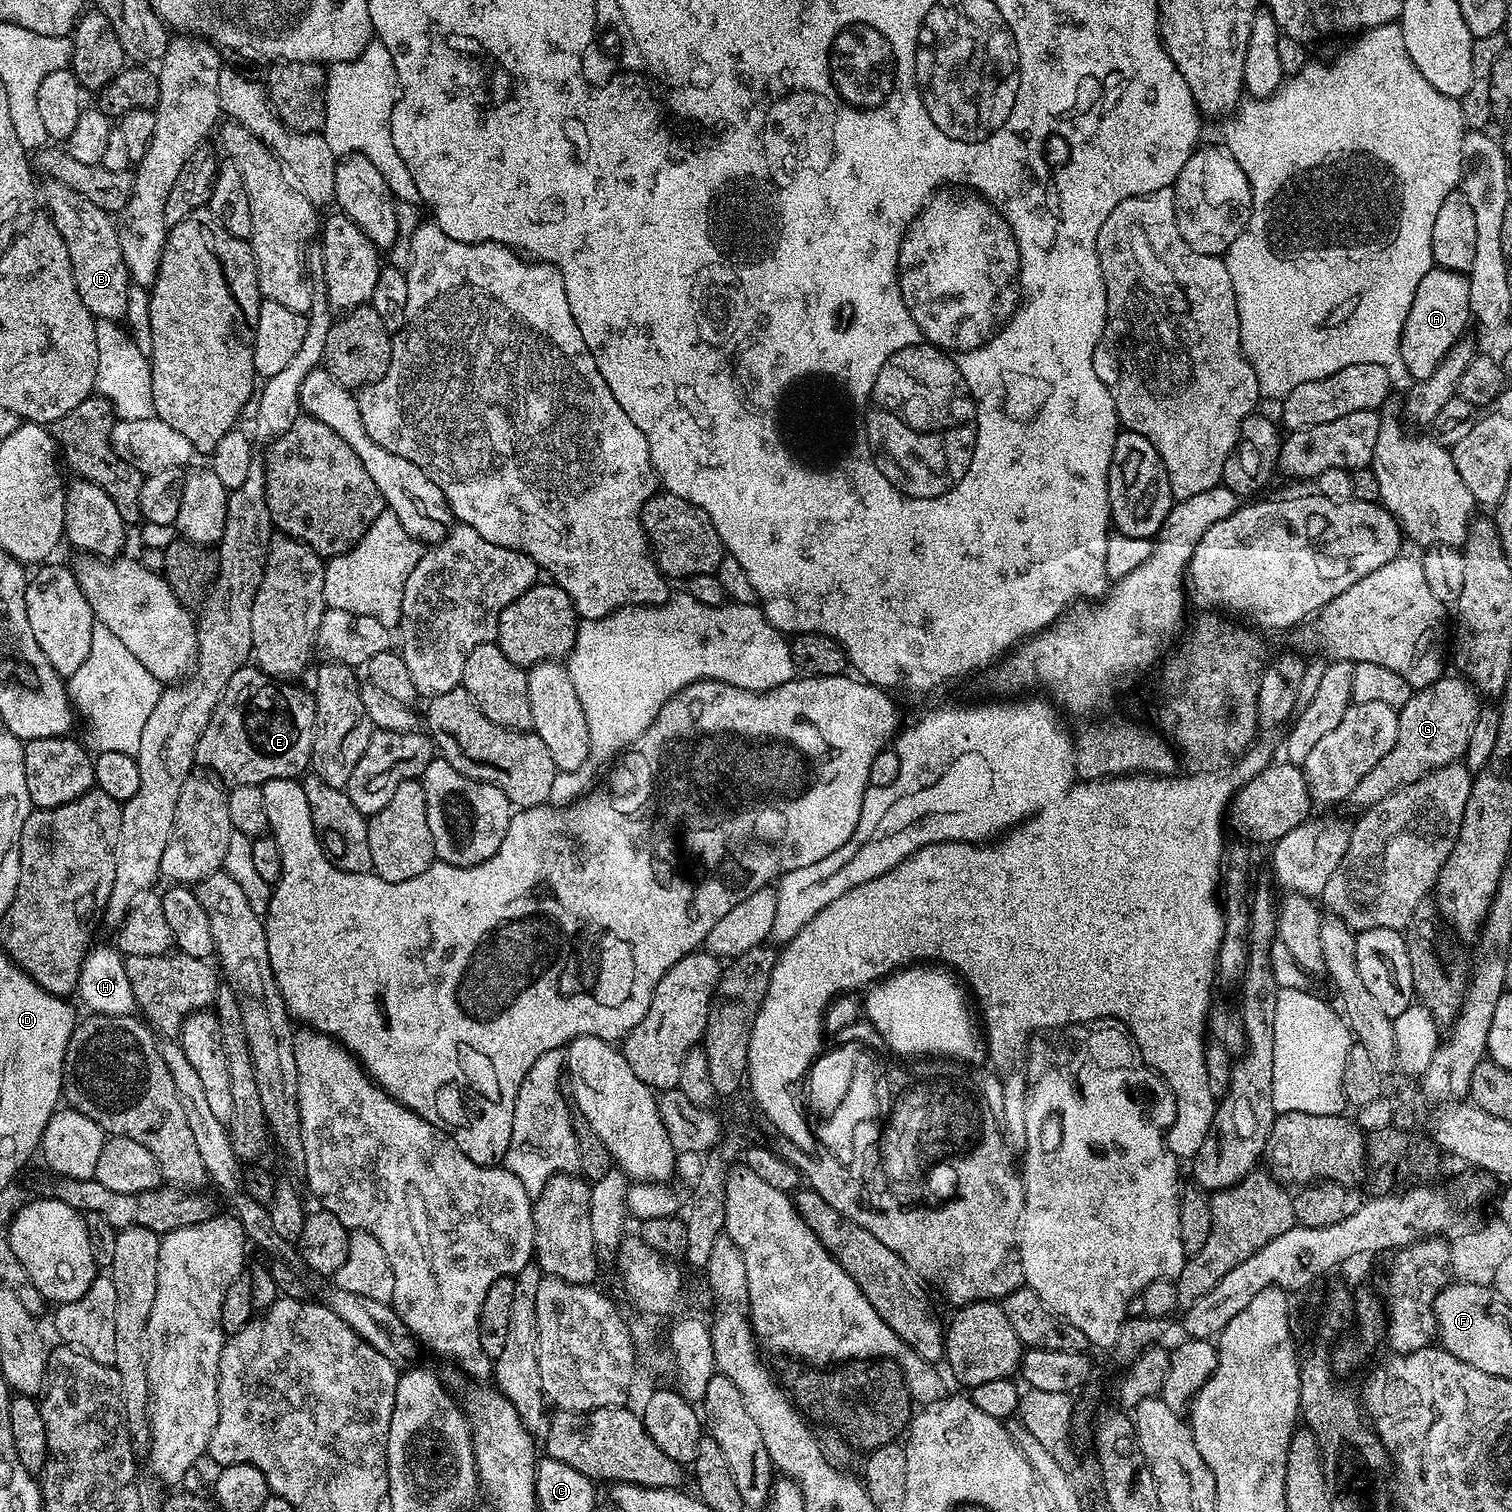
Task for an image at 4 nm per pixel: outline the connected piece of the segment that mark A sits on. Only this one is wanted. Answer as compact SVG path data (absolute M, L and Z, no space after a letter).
M1434 266L1422 282L1418 282L1418 294L1414 294L1414 302L1410 302L1410 314L1406 314L1406 326L1400 339L1399 363L1404 364L1413 381L1429 378L1438 369L1447 352L1465 335L1467 324L1470 324L1467 275Z

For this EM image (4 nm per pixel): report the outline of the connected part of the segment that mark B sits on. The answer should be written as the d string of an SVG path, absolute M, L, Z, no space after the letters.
M45 179L42 200L52 225L60 231L64 245L70 254L72 277L84 308L90 310L96 320L123 321L127 314L127 294L130 287L128 267L122 258L122 246L118 242L117 225L109 213L94 202L82 200L80 195L62 186L57 180Z

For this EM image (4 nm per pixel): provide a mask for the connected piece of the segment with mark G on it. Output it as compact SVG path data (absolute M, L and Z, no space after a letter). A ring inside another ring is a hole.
M1445 674L1430 686L1415 689L1398 710L1398 738L1394 746L1390 746L1390 754L1358 782L1350 797L1351 803L1356 803L1360 810L1367 810L1399 788L1430 775L1434 769L1457 763L1468 749L1470 730L1474 730L1476 699L1472 685L1456 674Z

